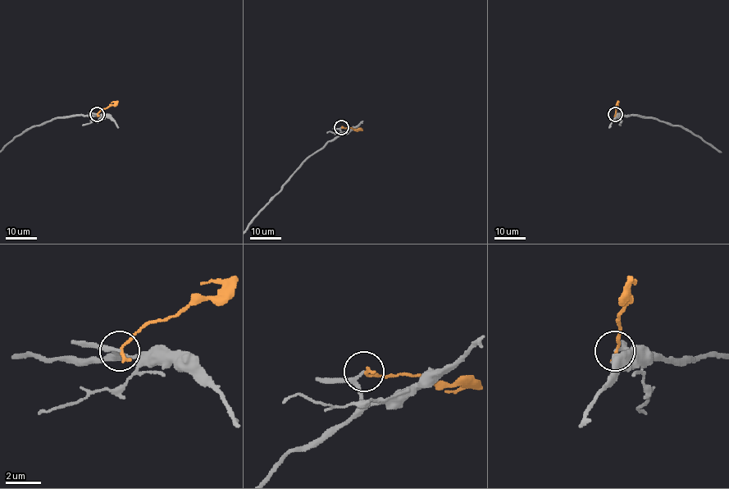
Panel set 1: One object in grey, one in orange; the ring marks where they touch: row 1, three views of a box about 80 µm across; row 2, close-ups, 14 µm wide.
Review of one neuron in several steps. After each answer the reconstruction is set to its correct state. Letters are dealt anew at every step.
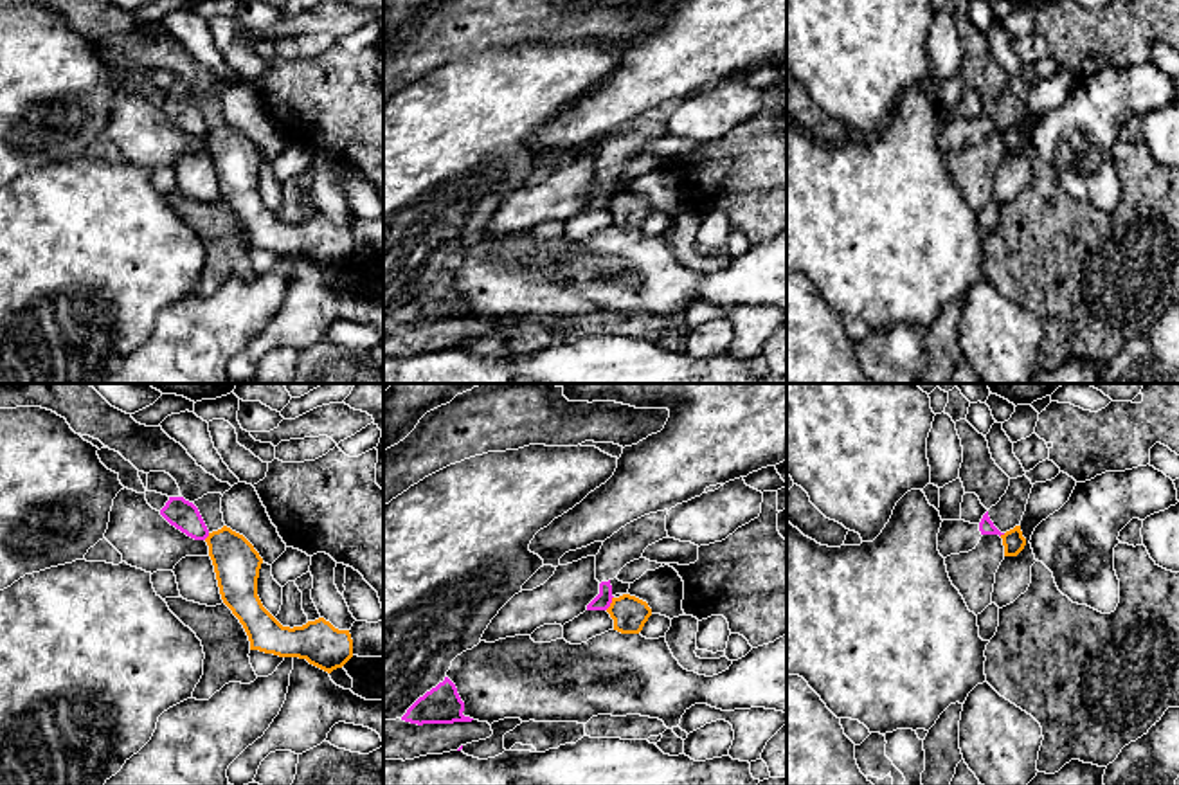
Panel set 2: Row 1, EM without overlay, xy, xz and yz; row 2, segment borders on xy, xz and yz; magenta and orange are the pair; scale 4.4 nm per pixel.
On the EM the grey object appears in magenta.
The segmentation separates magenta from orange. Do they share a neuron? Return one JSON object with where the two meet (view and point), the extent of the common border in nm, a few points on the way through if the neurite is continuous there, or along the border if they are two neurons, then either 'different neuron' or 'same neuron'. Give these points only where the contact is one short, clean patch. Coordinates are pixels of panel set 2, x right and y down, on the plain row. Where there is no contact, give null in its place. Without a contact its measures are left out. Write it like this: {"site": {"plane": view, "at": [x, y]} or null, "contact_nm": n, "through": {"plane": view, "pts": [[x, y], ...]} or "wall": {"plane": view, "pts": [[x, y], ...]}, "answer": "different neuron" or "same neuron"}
{"site": {"plane": "xz", "at": [611, 198]}, "contact_nm": 70, "wall": {"plane": "xz", "pts": [[612, 193], [605, 206]]}, "answer": "different neuron"}

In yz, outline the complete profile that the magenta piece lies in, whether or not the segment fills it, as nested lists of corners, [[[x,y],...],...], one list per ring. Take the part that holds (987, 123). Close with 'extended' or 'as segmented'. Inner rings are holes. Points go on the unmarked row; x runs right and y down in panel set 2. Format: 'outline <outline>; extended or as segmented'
outline [[[988,108],[983,112],[979,121],[970,121],[961,115],[943,117],[938,130],[938,148],[943,155],[968,149],[976,146],[983,131],[1004,131],[994,122]]]; extended

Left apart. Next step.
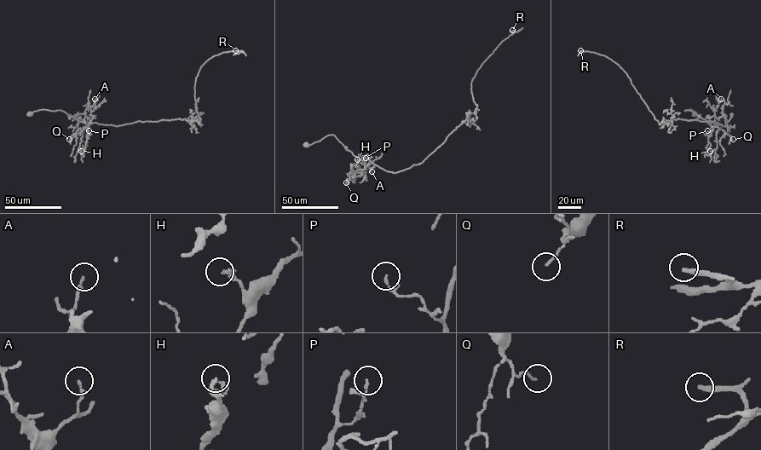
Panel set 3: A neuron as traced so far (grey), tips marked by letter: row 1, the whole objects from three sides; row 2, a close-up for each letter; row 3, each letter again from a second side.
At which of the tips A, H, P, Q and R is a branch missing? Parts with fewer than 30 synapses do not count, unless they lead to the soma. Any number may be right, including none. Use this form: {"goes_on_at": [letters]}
{"goes_on_at": ["R"]}

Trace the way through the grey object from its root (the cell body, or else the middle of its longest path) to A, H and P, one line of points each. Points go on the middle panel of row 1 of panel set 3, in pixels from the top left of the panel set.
A: (306, 145), (333, 135), (354, 155), (368, 159), (367, 167), (371, 171)
H: (306, 145), (333, 135), (346, 149), (363, 159), (365, 169), (355, 166), (357, 159)
P: (306, 145), (333, 135), (354, 155), (361, 158), (364, 163), (366, 158)

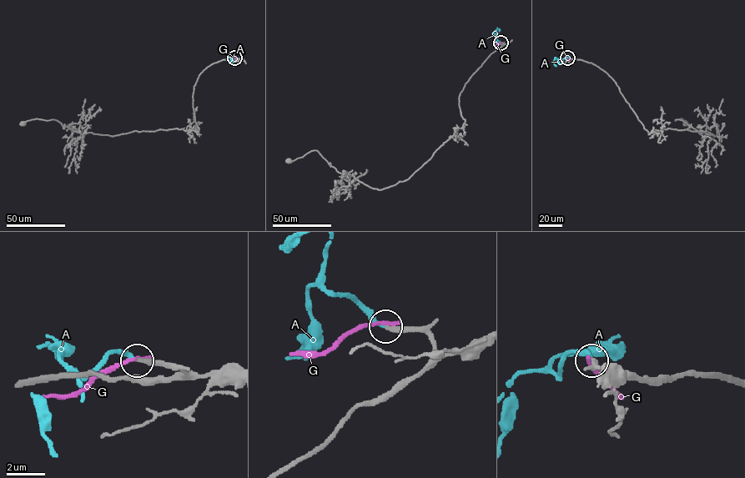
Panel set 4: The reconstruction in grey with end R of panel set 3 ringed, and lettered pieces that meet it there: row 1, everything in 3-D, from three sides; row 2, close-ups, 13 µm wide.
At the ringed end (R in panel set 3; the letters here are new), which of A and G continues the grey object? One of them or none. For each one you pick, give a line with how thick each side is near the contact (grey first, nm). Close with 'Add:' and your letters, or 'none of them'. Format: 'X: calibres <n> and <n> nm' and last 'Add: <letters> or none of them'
A: calibres 240 and 220 nm
Add: A

